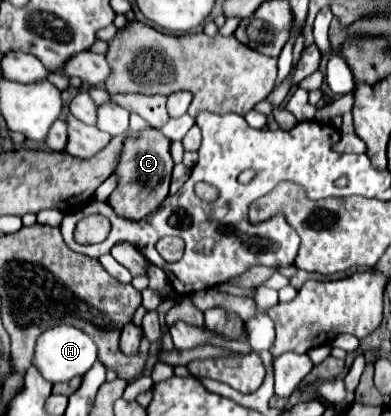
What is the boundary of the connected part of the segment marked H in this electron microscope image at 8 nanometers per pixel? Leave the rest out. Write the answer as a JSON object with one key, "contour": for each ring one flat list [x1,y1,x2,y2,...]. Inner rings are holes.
{"contour":[[58,324,40,334,34,352,34,364,48,382,68,382,74,376,84,376,98,360,98,348,88,334,72,324]]}

